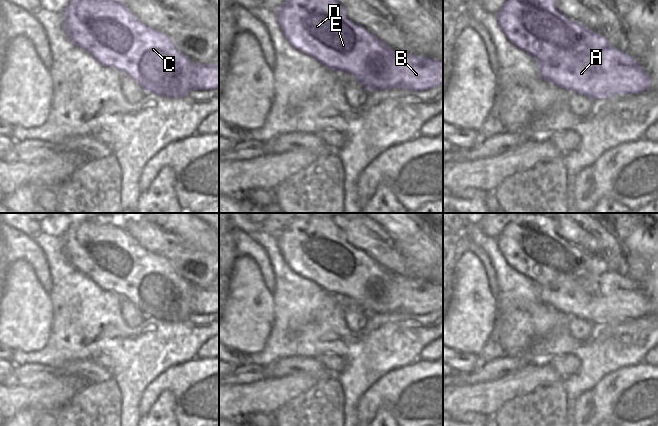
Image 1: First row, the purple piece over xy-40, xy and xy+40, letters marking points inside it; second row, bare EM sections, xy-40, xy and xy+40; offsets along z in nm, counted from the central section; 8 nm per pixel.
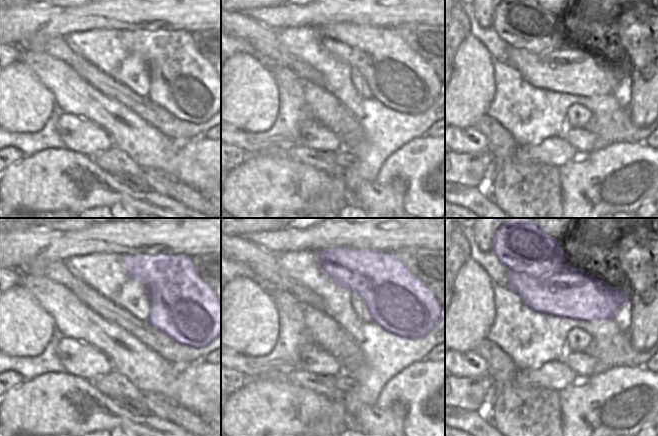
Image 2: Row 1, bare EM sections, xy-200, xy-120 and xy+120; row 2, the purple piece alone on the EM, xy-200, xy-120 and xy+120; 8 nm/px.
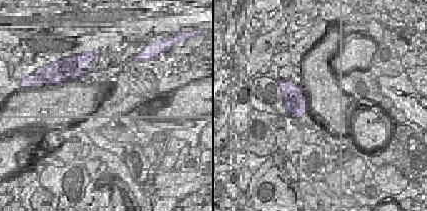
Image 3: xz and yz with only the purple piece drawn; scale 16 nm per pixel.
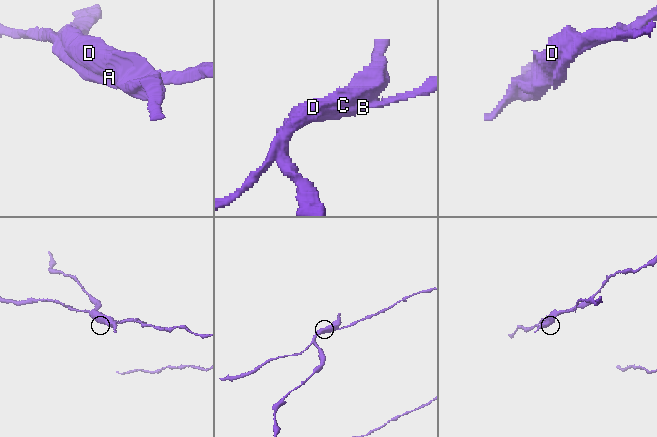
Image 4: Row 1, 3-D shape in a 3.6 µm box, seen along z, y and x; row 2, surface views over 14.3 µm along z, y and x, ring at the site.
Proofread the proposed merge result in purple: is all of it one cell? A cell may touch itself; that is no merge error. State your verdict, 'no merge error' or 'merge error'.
merge error

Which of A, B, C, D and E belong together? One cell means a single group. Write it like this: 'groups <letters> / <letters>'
groups A B / C D E

